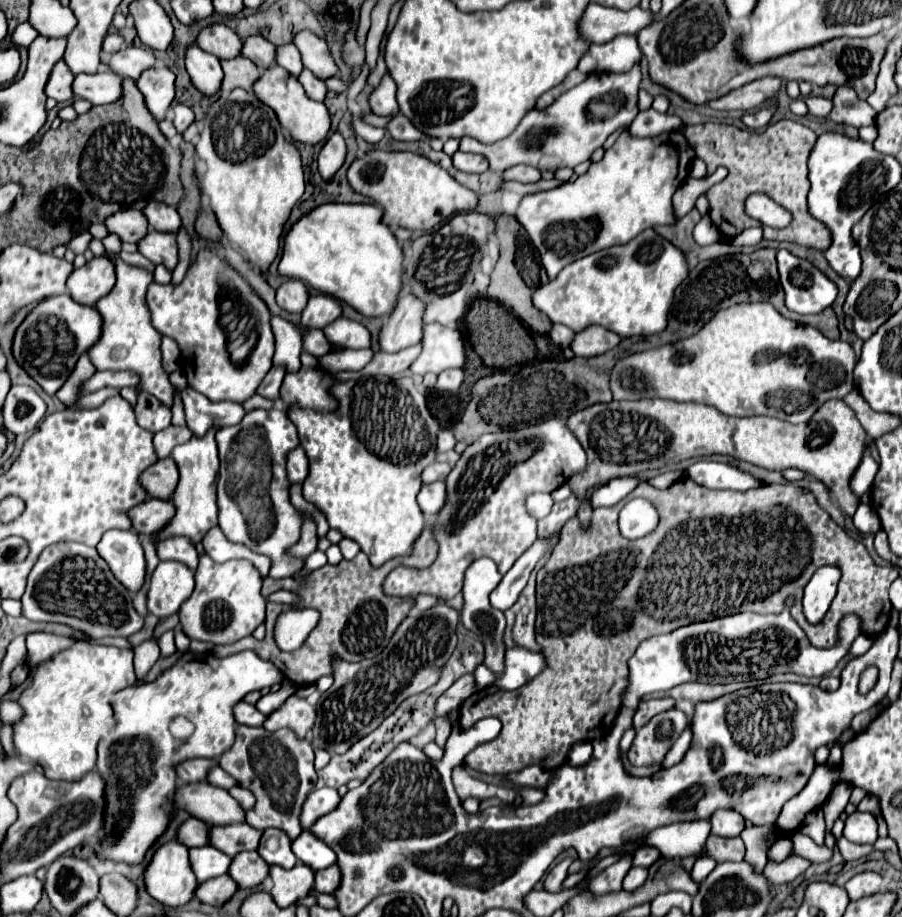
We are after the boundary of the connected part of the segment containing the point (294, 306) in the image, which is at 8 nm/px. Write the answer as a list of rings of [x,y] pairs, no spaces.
[[[287,280],[277,290],[277,304],[287,312],[303,312],[307,300],[309,292],[301,280]]]

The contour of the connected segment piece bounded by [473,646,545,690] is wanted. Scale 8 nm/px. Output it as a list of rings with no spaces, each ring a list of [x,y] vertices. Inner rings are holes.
[[[511,648],[507,650],[507,662],[505,662],[505,672],[503,676],[493,676],[483,664],[479,664],[475,668],[475,680],[479,688],[487,688],[487,686],[499,686],[503,690],[517,690],[523,684],[527,684],[529,680],[533,680],[535,676],[539,676],[539,672],[543,672],[545,668],[545,656],[543,652],[533,652],[529,648]]]

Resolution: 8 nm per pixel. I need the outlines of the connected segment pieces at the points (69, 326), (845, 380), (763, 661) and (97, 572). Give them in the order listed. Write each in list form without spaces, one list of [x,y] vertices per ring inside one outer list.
[[[69,294],[47,298],[17,328],[13,340],[13,356],[49,396],[55,396],[55,392],[73,372],[81,354],[87,354],[87,348],[99,340],[101,326],[103,318],[99,316],[97,308],[81,306]]]
[[[735,304],[717,312],[695,336],[645,350],[623,358],[611,372],[611,390],[615,400],[667,398],[675,402],[699,402],[715,406],[727,416],[771,416],[791,424],[807,422],[827,400],[843,400],[853,388],[853,368],[857,356],[849,342],[829,340],[821,330],[783,318],[771,304]]]
[[[741,612],[727,618],[715,618],[709,622],[697,622],[683,628],[677,628],[669,634],[659,634],[643,640],[635,654],[628,662],[630,672],[630,685],[627,697],[633,699],[633,704],[623,704],[631,709],[637,708],[641,696],[661,690],[671,690],[685,682],[707,682],[707,684],[725,684],[725,682],[747,682],[747,680],[763,680],[773,674],[795,672],[801,676],[823,676],[831,672],[843,656],[847,656],[849,644],[859,636],[859,618],[845,616],[839,624],[839,644],[835,648],[815,648],[809,644],[801,626],[785,612],[781,614],[751,614]]]
[[[59,542],[47,546],[35,562],[21,598],[21,612],[37,622],[61,622],[83,630],[91,638],[131,636],[141,630],[143,618],[131,604],[131,592],[115,580],[107,562],[91,546]]]

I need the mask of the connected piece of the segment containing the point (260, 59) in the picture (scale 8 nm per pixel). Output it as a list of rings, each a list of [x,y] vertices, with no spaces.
[[[249,36],[243,42],[241,54],[247,56],[251,62],[255,62],[261,70],[275,66],[275,46],[263,36]]]

